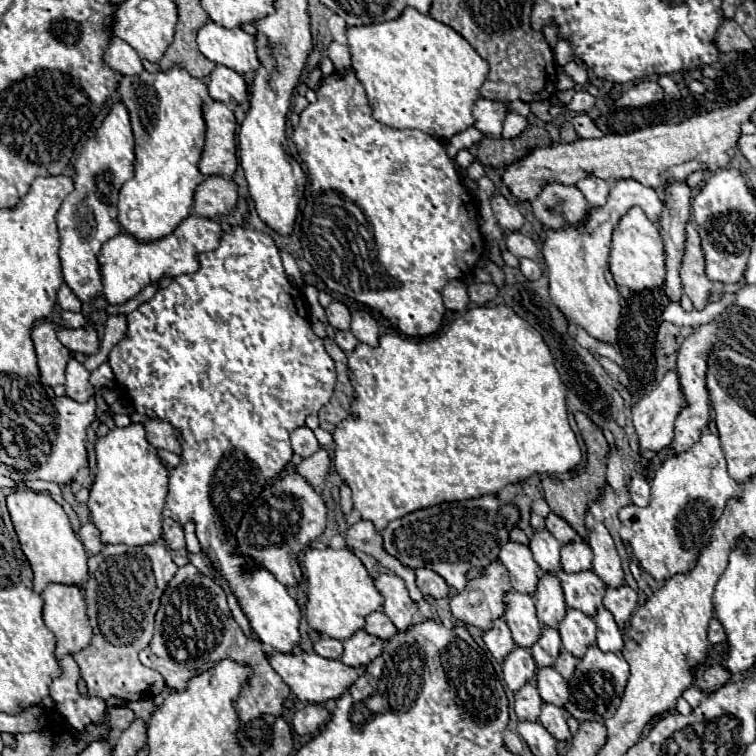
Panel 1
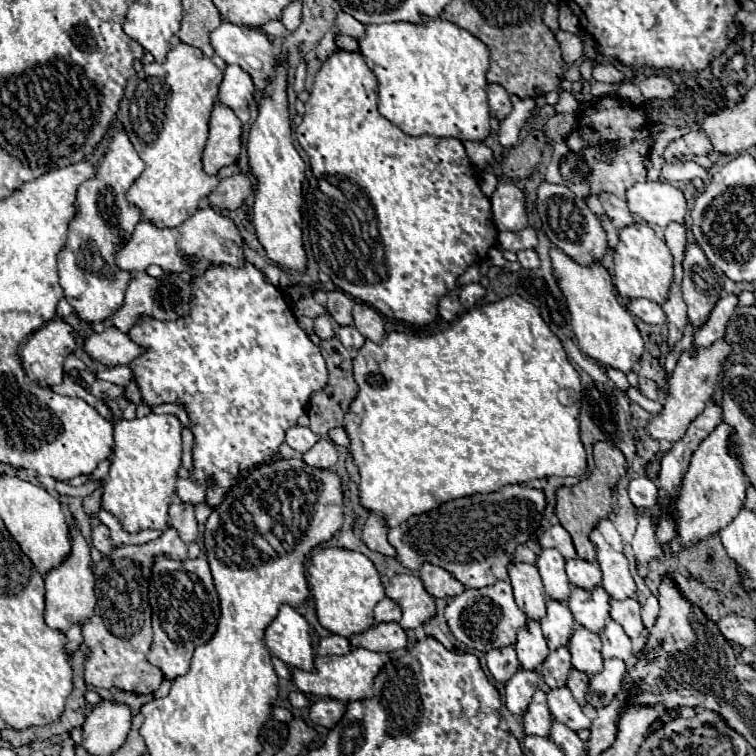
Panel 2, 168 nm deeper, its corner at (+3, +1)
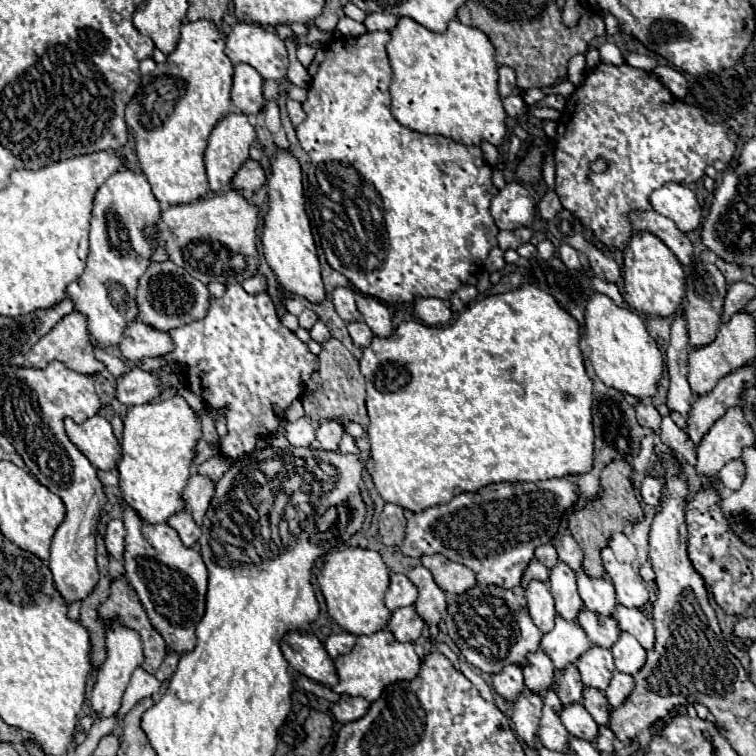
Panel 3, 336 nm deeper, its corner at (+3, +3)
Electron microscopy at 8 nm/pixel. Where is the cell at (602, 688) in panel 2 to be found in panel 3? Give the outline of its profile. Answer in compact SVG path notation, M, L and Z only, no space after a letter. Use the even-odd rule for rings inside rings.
M614 671L612 679L610 679L610 685L606 687L604 695L606 695L608 703L614 707L614 705L620 705L620 703L628 697L630 689L634 689L634 679L632 679L632 675Z

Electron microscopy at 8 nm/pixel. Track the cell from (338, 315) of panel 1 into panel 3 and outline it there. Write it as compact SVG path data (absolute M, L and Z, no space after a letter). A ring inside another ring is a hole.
M336 287L332 291L332 303L344 321L362 321L354 303L354 291L350 287Z

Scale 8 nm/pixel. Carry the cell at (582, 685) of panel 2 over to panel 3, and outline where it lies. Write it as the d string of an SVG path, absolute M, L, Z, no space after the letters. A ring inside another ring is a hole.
M584 687L584 695L582 695L582 705L586 707L586 711L594 717L594 721L598 725L606 725L608 721L608 701L604 697L602 691L594 689L594 687Z

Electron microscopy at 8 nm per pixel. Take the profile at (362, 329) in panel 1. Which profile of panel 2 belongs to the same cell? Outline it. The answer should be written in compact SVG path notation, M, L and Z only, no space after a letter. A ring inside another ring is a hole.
M358 301L354 305L354 325L366 339L370 339L374 343L382 343L382 339L384 339L384 319L368 303Z

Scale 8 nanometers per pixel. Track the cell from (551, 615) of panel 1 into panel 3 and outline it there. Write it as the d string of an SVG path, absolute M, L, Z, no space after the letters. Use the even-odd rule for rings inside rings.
M556 615L556 625L552 631L542 635L540 647L552 659L552 663L562 669L562 665L578 661L578 657L590 647L590 639L576 621L566 621Z

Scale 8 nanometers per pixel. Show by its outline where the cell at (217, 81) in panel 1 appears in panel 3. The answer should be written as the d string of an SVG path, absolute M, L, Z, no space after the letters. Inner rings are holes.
M246 63L234 65L232 103L246 115L248 113L258 113L264 107L262 77L254 67L250 67Z

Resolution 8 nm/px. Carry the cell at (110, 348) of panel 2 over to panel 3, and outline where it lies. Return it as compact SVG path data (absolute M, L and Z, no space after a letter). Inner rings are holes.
M134 321L126 327L124 339L118 345L118 351L128 361L140 361L142 357L160 357L172 349L168 333L150 329L140 321Z

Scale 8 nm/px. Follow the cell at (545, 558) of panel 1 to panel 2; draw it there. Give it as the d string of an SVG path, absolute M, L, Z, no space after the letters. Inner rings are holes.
M542 549L538 555L538 571L546 589L546 595L554 601L566 601L570 597L570 581L564 571L564 557L554 549Z

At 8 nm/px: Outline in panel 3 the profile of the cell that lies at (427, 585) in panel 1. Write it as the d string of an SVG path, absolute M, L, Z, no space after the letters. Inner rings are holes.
M424 555L420 561L426 569L432 571L436 585L448 595L462 595L466 589L476 585L476 577L472 569L452 563L442 555Z

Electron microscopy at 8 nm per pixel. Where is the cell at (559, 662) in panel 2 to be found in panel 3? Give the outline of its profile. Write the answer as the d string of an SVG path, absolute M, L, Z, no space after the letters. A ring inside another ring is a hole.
M568 665L562 671L558 671L556 685L556 693L564 705L568 705L570 701L582 701L582 681L576 665Z

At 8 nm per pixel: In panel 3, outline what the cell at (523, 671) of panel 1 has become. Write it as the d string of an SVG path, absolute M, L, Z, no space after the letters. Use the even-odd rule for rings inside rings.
M524 689L512 703L512 723L516 733L530 745L536 745L534 729L538 729L538 713L542 711L542 699L538 693Z

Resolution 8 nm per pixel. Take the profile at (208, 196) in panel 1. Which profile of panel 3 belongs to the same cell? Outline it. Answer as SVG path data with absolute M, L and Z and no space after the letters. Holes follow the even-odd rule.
M246 161L240 171L234 175L234 179L230 181L230 189L240 191L240 193L248 193L248 191L256 191L266 183L266 175L260 167L258 161Z

